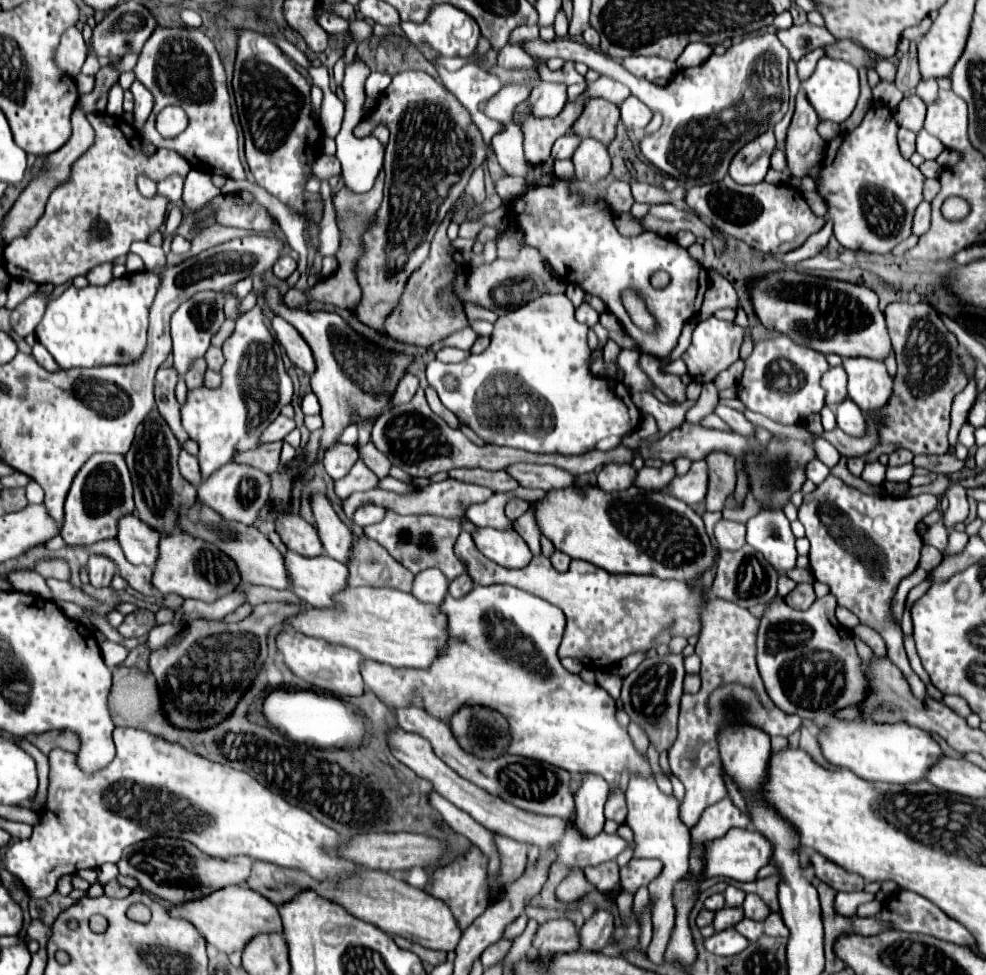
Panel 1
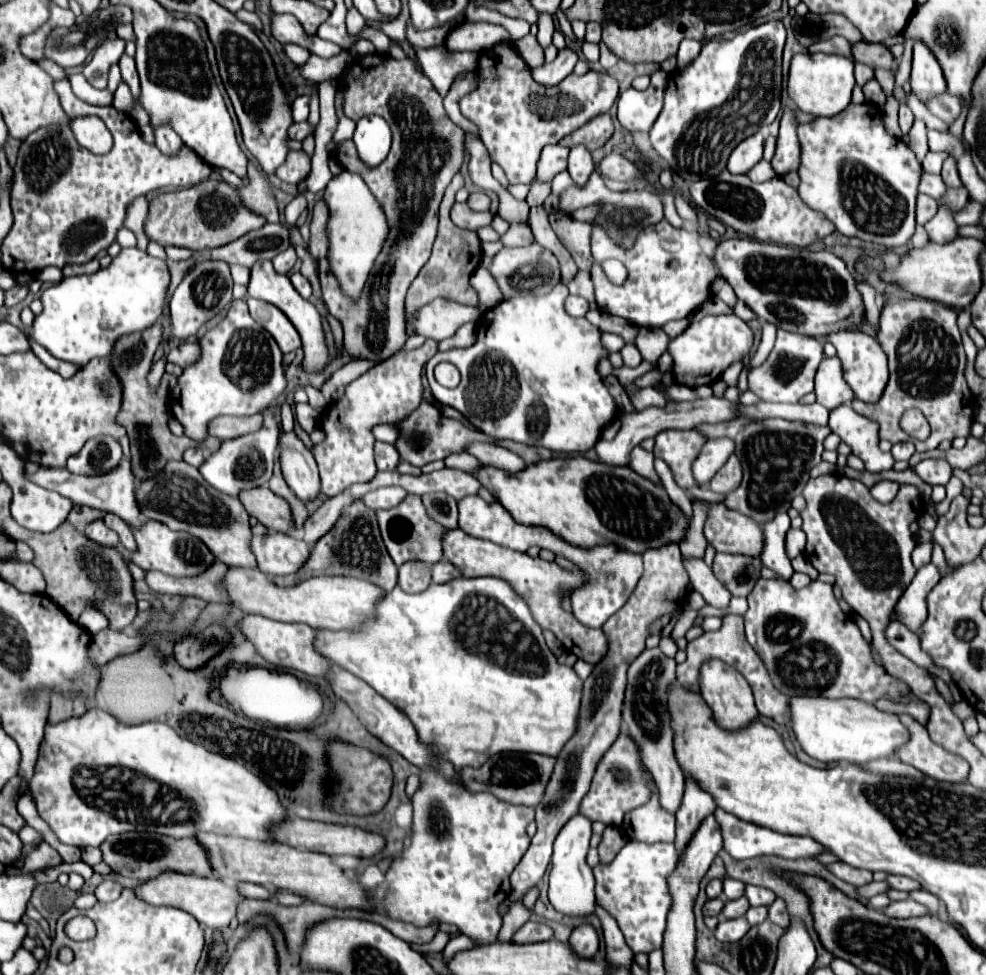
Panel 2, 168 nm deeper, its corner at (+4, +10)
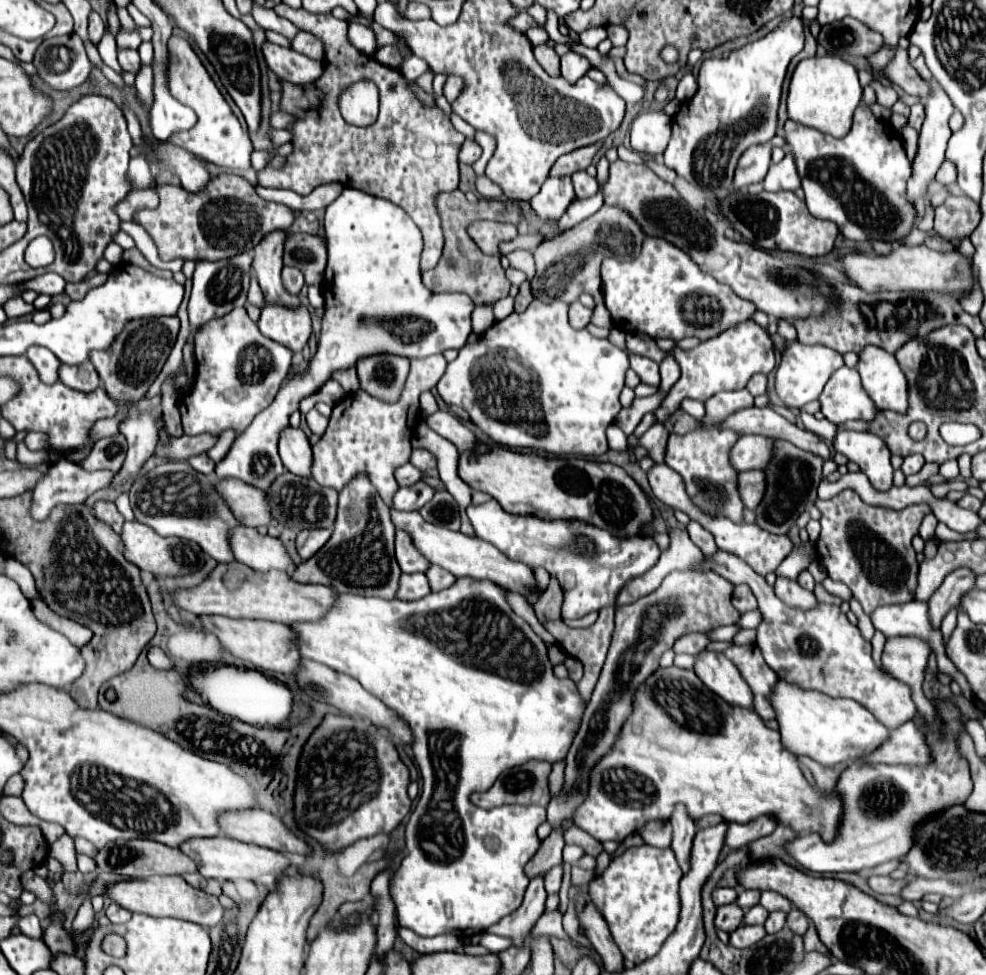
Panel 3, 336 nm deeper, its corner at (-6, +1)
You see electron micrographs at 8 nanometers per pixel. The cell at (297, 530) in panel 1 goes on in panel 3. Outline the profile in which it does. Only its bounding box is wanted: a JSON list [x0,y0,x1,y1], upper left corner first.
[218,479,274,527]

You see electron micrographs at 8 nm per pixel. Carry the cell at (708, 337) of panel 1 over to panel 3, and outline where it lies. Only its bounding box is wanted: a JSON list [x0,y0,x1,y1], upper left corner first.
[654,319,776,423]

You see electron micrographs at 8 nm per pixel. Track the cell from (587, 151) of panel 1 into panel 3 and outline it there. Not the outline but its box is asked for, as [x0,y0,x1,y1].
[572,171,598,197]

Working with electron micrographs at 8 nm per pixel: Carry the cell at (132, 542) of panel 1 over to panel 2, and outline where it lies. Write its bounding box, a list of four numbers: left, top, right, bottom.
[24,458,144,526]

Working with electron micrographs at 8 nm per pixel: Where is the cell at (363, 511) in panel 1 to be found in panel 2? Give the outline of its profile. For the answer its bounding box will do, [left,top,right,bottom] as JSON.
[362,486,406,510]

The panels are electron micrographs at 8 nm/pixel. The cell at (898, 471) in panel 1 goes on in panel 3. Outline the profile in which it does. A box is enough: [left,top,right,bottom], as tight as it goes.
[834,427,894,491]

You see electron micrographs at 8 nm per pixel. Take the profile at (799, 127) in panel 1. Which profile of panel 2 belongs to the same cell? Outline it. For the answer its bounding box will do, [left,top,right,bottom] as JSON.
[770,108,800,176]

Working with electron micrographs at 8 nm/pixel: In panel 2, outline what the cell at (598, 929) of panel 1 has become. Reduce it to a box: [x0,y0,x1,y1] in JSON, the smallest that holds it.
[568,924,598,958]

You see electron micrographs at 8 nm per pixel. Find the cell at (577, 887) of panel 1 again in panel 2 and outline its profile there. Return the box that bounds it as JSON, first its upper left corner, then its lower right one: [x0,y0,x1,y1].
[548,814,594,916]

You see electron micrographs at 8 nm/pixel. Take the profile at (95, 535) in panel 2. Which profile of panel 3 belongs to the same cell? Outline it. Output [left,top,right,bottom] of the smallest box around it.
[94,501,124,535]

